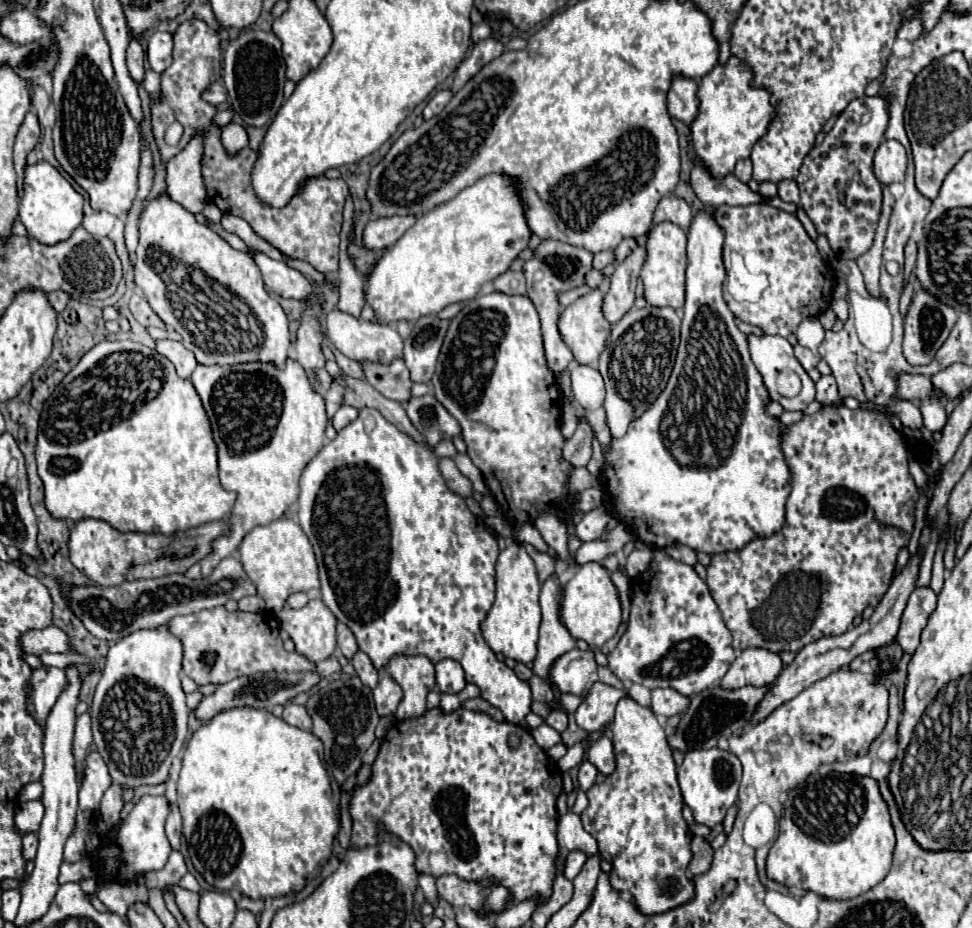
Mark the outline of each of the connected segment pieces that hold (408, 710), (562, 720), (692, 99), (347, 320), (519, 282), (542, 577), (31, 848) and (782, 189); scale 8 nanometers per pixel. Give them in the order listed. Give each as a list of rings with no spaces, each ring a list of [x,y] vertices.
[[[396,654],[390,658],[384,670],[404,692],[404,698],[396,710],[398,720],[422,714],[426,710],[426,694],[436,688],[434,664],[430,662],[430,658]]]
[[[552,710],[550,716],[546,718],[546,724],[558,732],[564,732],[568,728],[568,716],[562,710]]]
[[[684,76],[672,78],[670,90],[666,94],[666,104],[668,104],[668,112],[672,118],[678,118],[690,124],[692,118],[696,118],[696,110],[698,110],[696,80],[684,78]]]
[[[332,310],[326,314],[326,328],[330,342],[350,360],[356,362],[376,362],[376,364],[390,364],[392,360],[402,358],[402,336],[394,326],[380,326],[372,322],[360,322],[352,318],[350,314],[344,314],[340,310]]]
[[[504,272],[500,274],[494,282],[494,290],[496,292],[502,292],[502,294],[526,294],[526,280],[524,280],[524,274],[522,272]]]
[[[526,544],[524,546],[528,556],[534,560],[536,564],[536,574],[538,574],[538,582],[544,584],[552,574],[554,574],[554,558],[548,554],[548,552],[538,552],[534,546]]]
[[[26,834],[22,838],[22,854],[26,862],[32,862],[36,858],[36,846],[38,846],[38,836],[36,834]]]
[[[794,180],[780,182],[780,184],[778,184],[778,196],[780,196],[784,202],[794,202],[794,204],[798,204],[798,202],[800,202],[798,186],[796,186],[796,182],[794,182]]]

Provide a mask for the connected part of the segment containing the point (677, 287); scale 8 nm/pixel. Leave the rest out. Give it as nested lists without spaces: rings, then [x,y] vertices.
[[[662,222],[652,226],[650,238],[646,242],[646,252],[648,258],[642,266],[640,278],[644,284],[644,298],[650,306],[668,306],[674,310],[684,308],[684,292],[686,292],[686,232],[672,224],[672,222]]]

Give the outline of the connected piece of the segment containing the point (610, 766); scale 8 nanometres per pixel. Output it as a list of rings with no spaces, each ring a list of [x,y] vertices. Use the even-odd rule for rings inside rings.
[[[604,734],[600,736],[590,748],[588,748],[588,760],[602,772],[604,776],[610,776],[616,770],[616,756],[612,740]]]

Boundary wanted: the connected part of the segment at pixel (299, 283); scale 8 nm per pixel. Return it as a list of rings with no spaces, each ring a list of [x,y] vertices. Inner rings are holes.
[[[254,254],[254,260],[262,272],[266,288],[282,298],[302,300],[312,292],[312,284],[294,268],[280,260],[272,260],[266,254]]]

